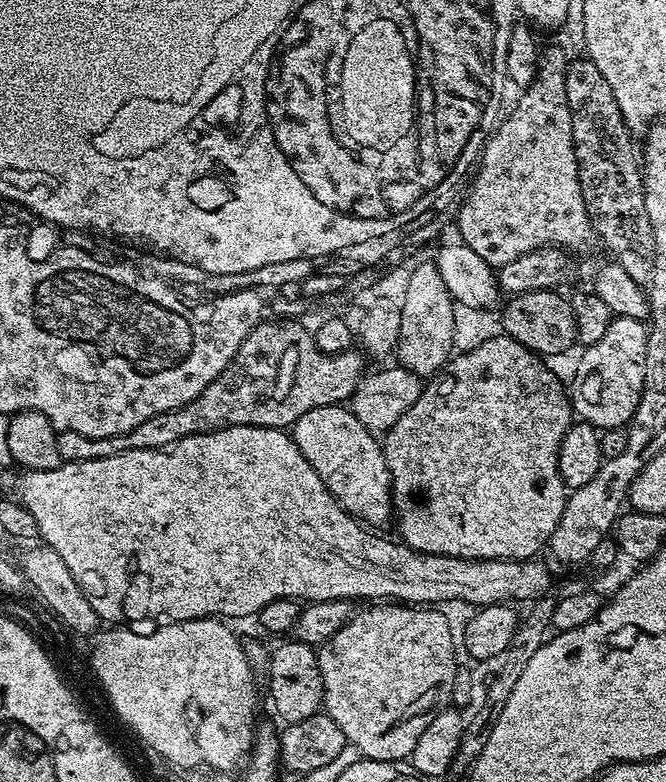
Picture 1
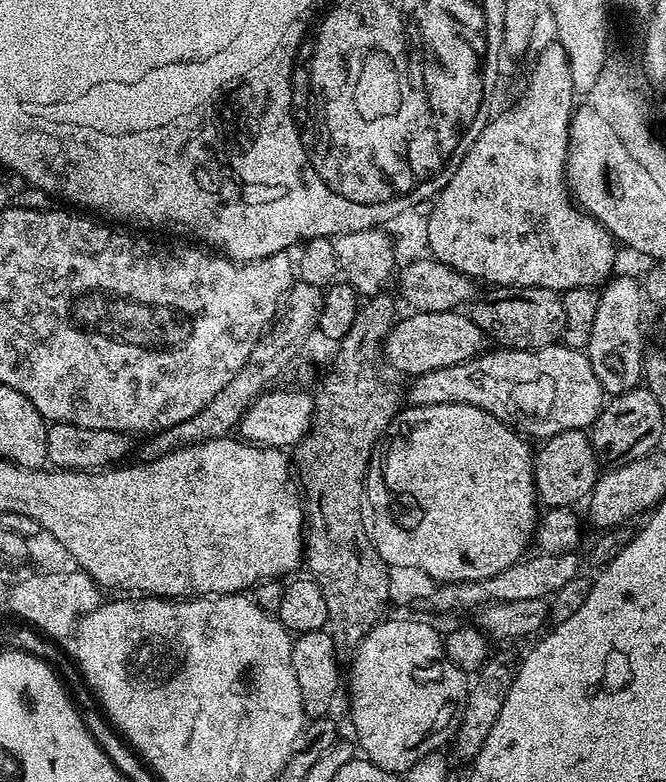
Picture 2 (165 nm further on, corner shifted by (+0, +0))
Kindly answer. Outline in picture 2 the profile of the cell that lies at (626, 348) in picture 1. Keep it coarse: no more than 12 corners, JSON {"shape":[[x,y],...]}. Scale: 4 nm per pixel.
{"shape":[[641,281],[600,292],[586,355],[609,397],[641,383]]}

